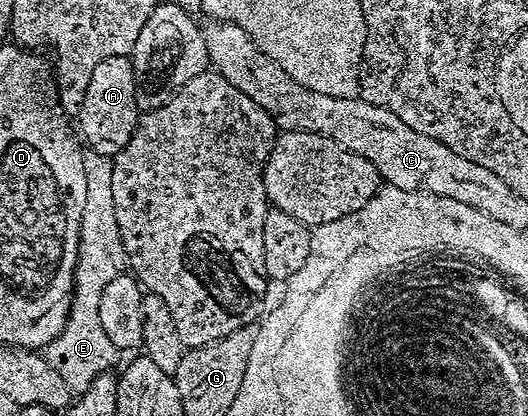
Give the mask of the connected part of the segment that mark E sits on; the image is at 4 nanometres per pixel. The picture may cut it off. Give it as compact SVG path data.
M88 149L84 153L83 163L87 177L87 195L85 196L85 212L80 228L79 265L75 268L73 279L75 301L66 326L49 347L50 353L55 353L53 364L67 377L68 383L75 388L86 387L95 381L98 374L112 369L111 361L115 358L117 347L101 325L99 301L109 280L117 277L125 266L123 240L119 231L117 208L113 202L112 159L98 154L95 150Z

